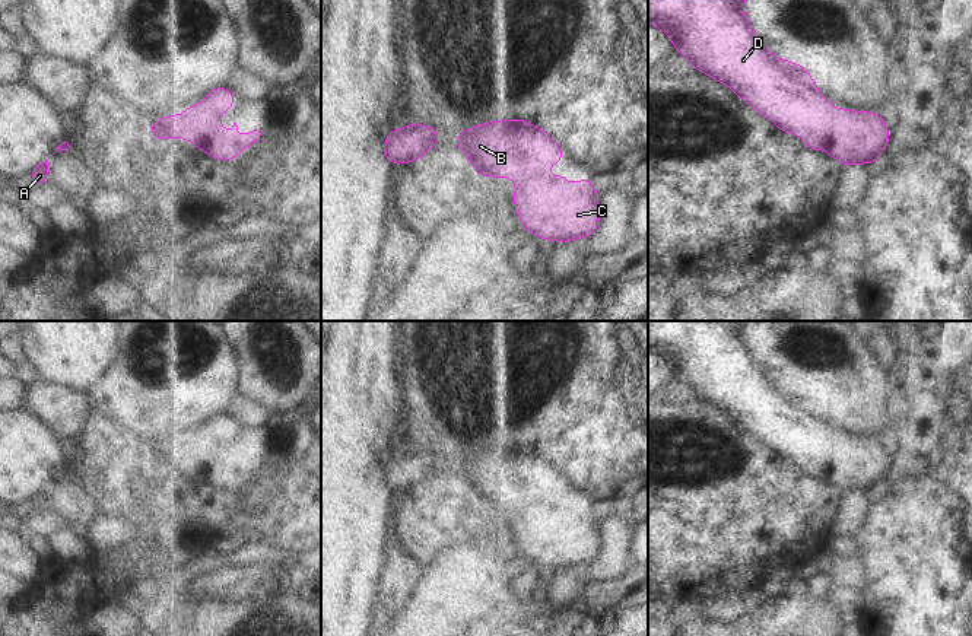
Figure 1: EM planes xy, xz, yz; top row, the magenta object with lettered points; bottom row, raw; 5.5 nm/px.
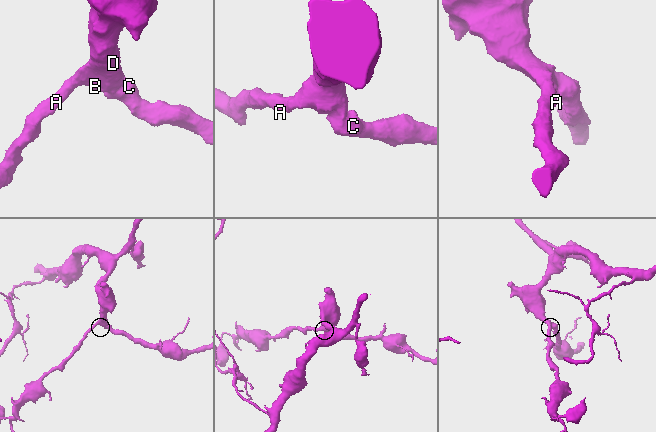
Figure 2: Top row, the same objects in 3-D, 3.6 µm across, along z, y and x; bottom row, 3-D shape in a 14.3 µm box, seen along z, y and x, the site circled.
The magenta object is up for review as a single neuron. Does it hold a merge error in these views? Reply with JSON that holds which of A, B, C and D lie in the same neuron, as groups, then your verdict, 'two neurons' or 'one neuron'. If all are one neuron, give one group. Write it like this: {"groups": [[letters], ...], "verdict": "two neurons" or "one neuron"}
{"groups": [["A", "B", "C", "D"]], "verdict": "one neuron"}

